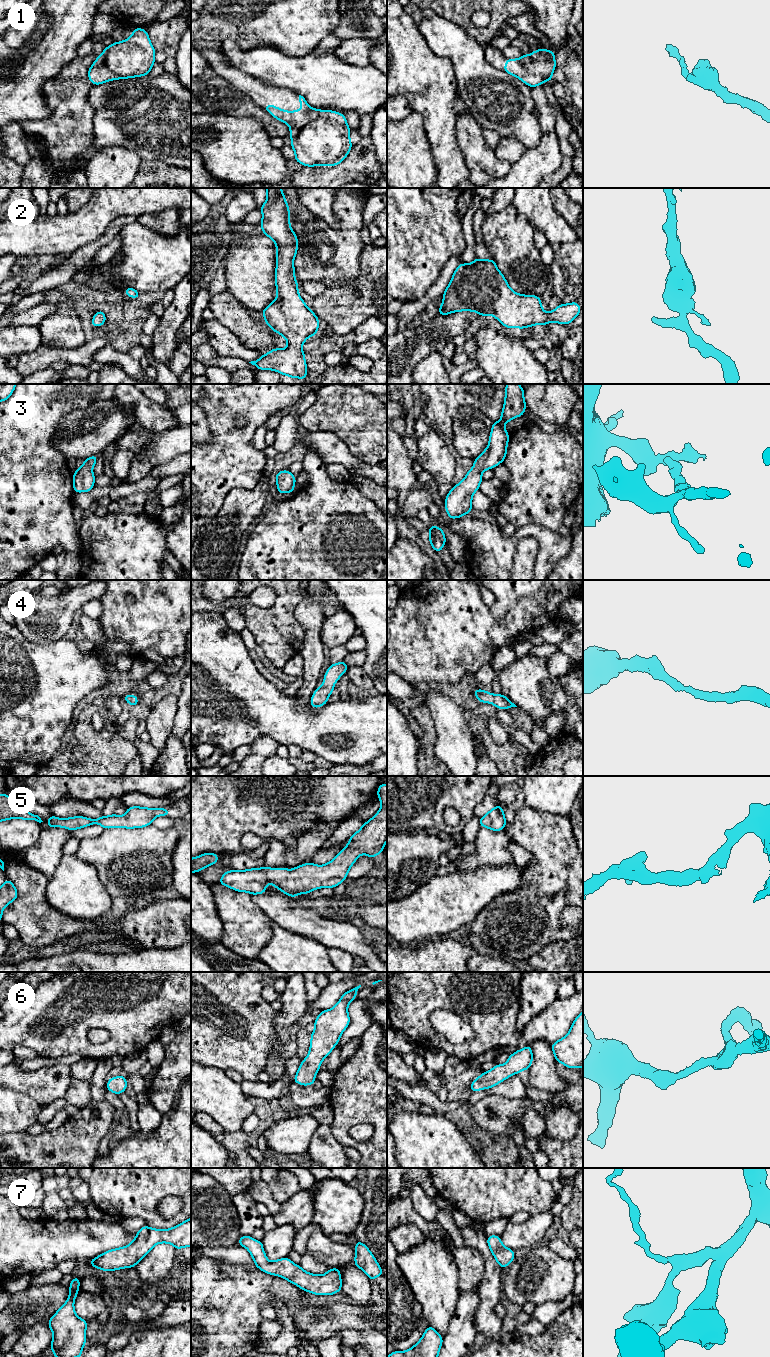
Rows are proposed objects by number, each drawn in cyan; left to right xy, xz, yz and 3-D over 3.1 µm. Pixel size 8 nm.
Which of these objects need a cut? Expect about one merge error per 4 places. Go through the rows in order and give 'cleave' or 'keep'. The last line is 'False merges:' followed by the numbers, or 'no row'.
1: keep
2: keep
3: keep
4: keep
5: keep
6: keep
7: keep
False merges: no row

